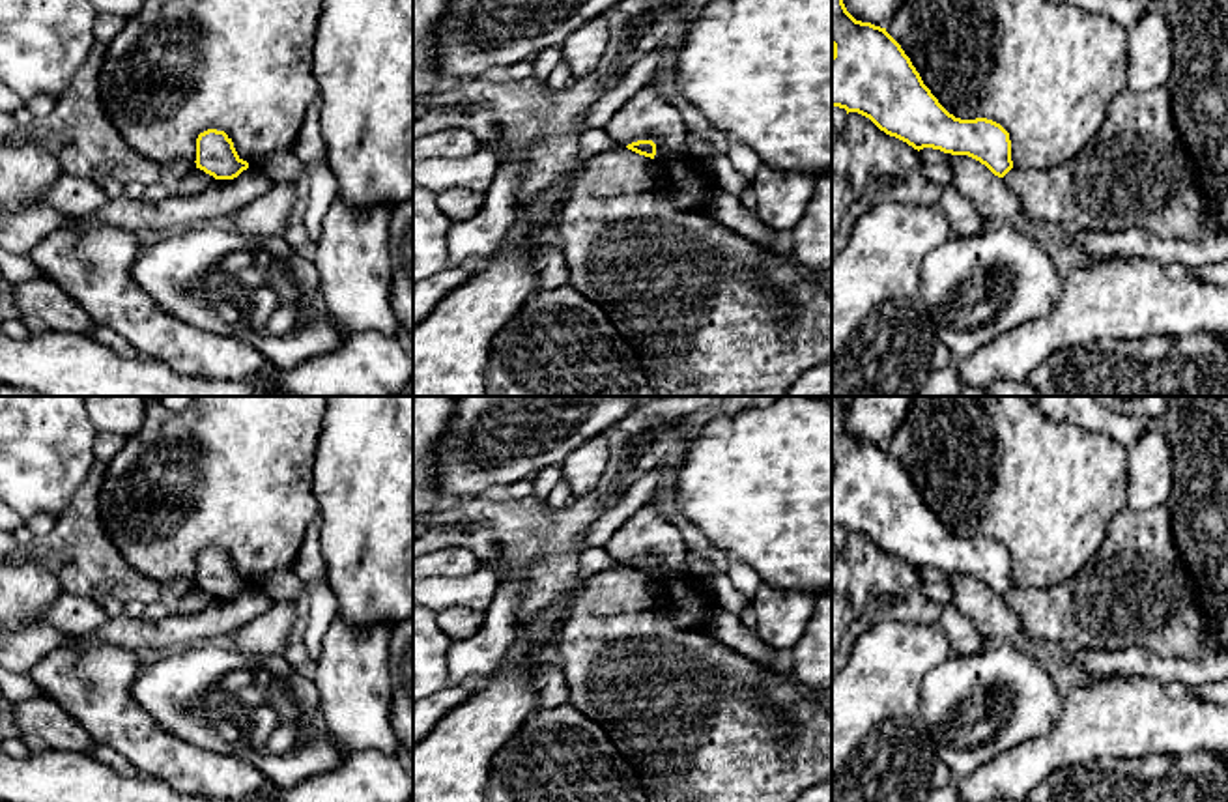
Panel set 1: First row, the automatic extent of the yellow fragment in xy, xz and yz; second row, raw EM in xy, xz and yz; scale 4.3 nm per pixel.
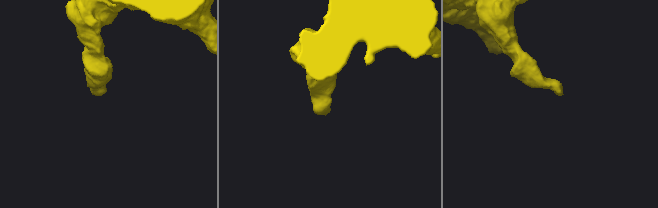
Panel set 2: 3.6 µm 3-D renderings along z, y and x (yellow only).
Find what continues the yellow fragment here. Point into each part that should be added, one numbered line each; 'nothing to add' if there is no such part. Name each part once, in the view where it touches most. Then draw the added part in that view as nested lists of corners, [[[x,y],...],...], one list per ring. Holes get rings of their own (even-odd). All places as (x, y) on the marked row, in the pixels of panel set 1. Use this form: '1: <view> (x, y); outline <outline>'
nothing to add

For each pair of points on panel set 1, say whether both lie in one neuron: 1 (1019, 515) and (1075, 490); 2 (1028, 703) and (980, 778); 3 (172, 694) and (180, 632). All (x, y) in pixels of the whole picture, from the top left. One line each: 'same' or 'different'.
1: same
2: different
3: different

